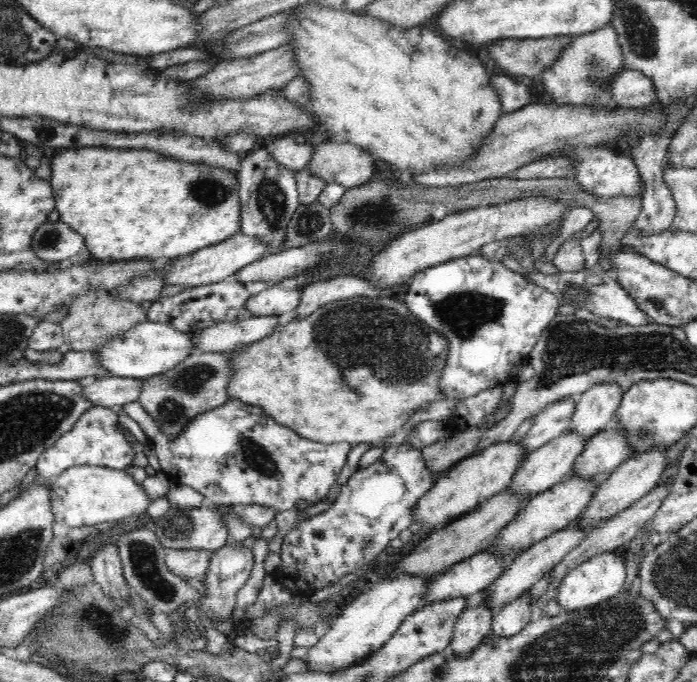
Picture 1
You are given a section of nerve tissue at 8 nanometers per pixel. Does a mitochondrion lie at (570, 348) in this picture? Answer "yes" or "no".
yes

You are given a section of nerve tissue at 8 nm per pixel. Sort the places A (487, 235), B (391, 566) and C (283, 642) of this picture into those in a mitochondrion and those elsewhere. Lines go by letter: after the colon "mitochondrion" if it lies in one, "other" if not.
A: other
B: other
C: other

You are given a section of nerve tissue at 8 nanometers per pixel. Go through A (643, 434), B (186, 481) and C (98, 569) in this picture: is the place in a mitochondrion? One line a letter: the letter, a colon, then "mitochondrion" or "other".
A: mitochondrion
B: other
C: other

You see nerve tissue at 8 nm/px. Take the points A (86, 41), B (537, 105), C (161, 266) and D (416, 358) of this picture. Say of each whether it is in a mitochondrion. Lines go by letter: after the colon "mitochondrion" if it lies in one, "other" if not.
A: other
B: other
C: other
D: mitochondrion

